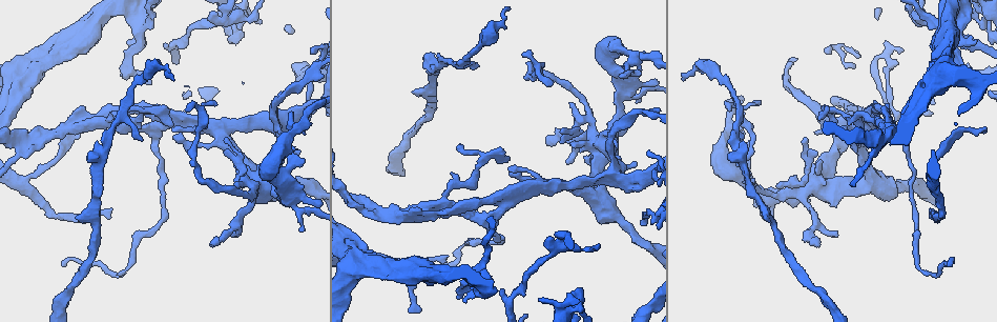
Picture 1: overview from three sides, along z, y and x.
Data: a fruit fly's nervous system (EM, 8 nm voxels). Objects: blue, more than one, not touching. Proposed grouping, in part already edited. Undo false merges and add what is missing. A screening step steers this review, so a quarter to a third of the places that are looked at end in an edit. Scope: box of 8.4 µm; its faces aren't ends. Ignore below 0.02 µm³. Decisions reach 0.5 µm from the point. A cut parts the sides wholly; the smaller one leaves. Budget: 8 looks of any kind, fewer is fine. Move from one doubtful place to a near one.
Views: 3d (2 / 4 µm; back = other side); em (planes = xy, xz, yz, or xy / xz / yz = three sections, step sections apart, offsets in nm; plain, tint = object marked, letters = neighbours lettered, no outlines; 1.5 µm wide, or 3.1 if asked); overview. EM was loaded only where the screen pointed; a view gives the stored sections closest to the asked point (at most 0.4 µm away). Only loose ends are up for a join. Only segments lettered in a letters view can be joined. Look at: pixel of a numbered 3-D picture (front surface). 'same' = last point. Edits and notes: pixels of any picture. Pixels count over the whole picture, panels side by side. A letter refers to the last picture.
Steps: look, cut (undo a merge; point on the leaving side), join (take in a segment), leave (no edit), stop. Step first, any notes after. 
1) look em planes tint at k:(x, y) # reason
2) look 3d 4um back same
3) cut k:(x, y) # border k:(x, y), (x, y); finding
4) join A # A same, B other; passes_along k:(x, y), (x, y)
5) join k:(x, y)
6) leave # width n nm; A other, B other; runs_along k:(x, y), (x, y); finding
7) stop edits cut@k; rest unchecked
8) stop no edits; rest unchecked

look 3d 2um at 1:(624, 74) # an open end

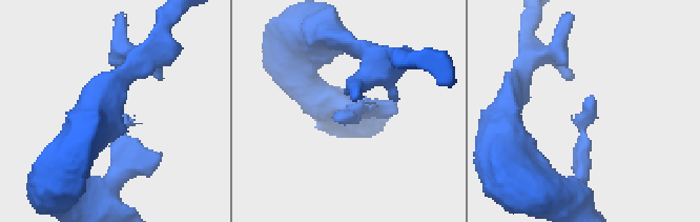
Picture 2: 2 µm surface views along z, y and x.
look em xy step 8 letters at 2:(586, 100)

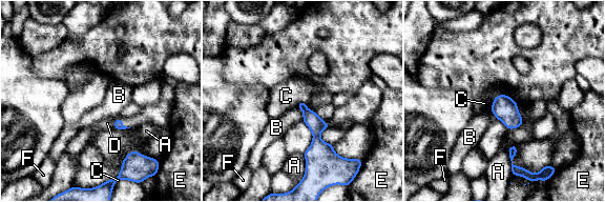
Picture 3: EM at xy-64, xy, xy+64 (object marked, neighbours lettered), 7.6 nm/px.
leave # width 120 nm; A other, B other, C other, D other, E other, F other; runs_along 3:(300, 105), (316, 124), (313, 163); no lettered segment goes on from it

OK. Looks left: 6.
look em xy step 4 tint at 1:(806, 137) # free end

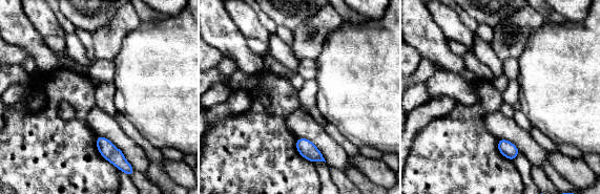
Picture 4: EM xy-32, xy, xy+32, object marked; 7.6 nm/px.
look em planes letters same

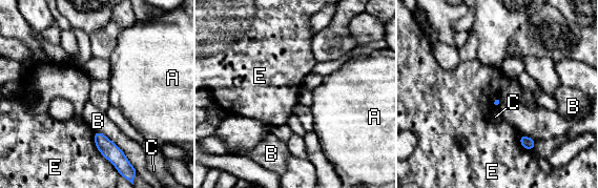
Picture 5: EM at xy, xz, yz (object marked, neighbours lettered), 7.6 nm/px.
leave # A other, B other, C other, E other; border 5:(94, 132), (97, 149), (110, 162); none of them fits

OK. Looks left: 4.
look em xz step 4 letters at 1:(185, 108) # branch stops here

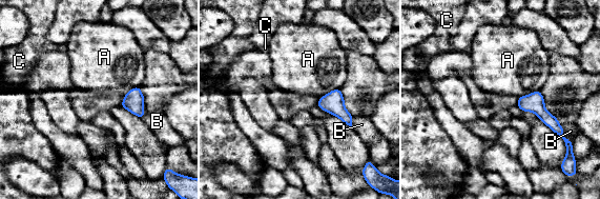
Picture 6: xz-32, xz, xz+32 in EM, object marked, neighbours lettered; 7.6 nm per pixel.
leave # A other, B other, C other; border 6:(558, 122), (563, 135), (572, 142); none of them fits

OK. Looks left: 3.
stop no edits; rest unchecked

